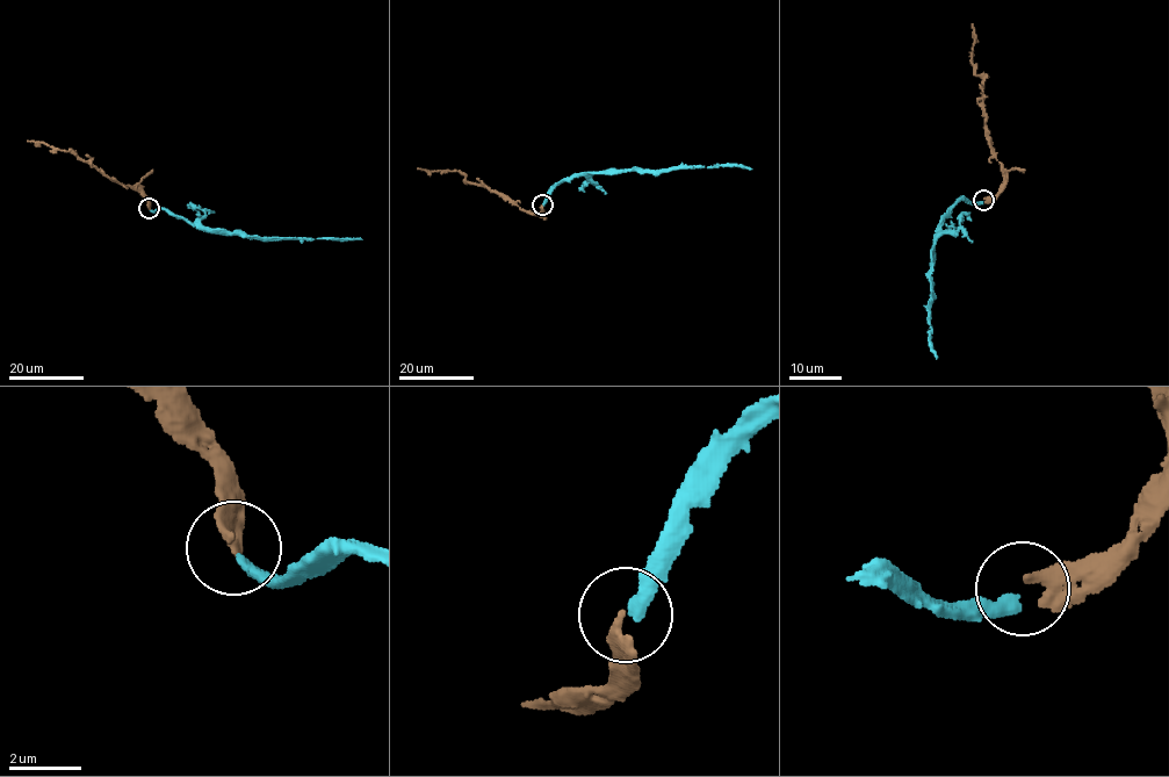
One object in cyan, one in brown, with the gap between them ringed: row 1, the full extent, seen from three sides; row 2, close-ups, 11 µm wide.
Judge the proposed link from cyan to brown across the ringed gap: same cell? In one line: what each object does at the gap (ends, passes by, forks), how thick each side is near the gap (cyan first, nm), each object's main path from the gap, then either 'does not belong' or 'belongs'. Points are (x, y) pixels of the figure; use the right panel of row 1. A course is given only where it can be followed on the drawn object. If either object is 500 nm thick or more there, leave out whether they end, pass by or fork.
cyan ends; brown ends; calibres 320 and 280 nm; course cyan (982, 201), (972, 203), (962, 200), (955, 203), (935, 244), (929, 338), (936, 359); course brown (983, 199), (993, 199), (998, 192), (1003, 168), (987, 130), (982, 80), (973, 70), (972, 23); belongs

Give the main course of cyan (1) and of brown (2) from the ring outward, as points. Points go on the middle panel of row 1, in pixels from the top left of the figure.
1: (542, 204), (561, 182), (582, 175), (728, 164), (752, 168)
2: (542, 204), (542, 210), (534, 215), (484, 187), (467, 181), (462, 173), (417, 168)

